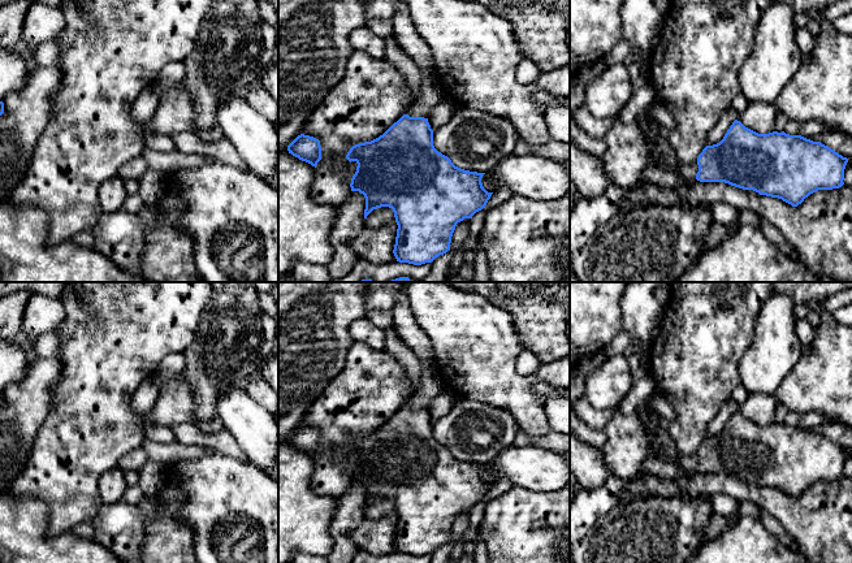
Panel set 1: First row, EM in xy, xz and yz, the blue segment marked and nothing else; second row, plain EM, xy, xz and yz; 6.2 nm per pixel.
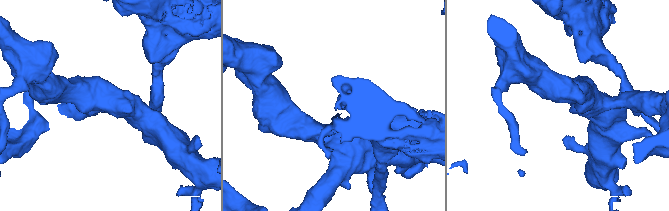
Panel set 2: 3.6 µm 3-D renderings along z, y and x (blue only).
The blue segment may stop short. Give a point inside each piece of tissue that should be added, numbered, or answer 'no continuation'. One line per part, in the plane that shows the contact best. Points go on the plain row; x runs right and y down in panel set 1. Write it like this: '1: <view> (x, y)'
1: xz (407, 329)

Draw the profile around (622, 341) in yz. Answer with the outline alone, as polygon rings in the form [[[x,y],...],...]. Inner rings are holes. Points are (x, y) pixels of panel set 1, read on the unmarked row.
[[[620,332],[604,351],[609,358],[611,358],[623,355],[627,347],[633,348],[635,346],[635,339],[630,334]]]

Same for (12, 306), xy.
[[[18,290],[0,298],[0,341],[13,341],[21,332],[23,312],[33,294]]]

